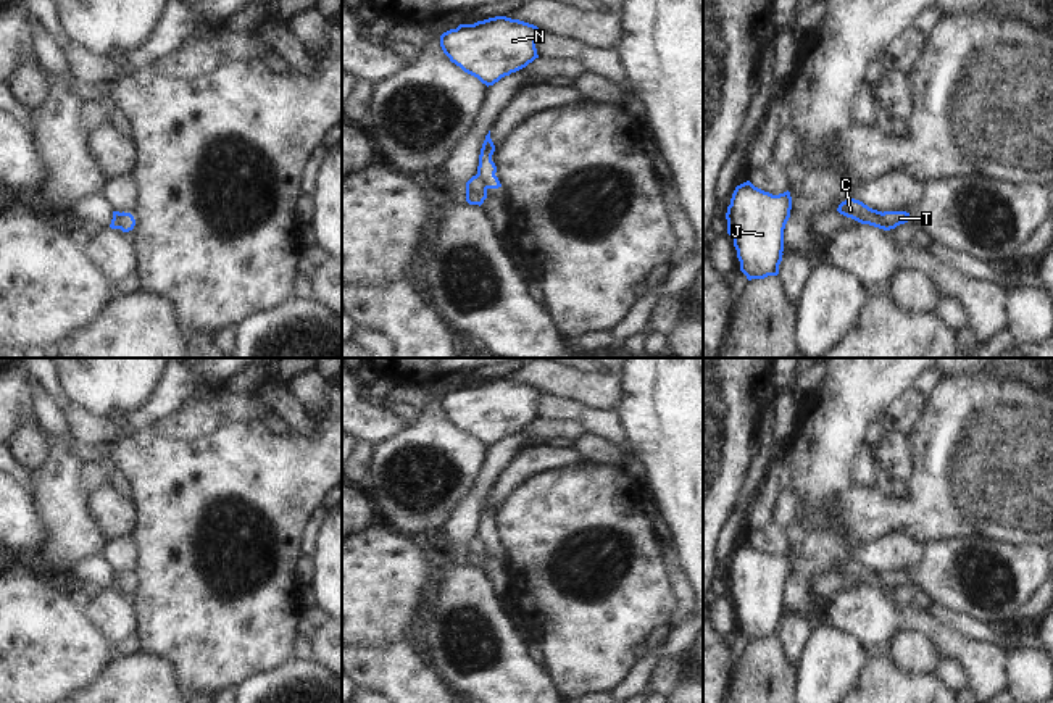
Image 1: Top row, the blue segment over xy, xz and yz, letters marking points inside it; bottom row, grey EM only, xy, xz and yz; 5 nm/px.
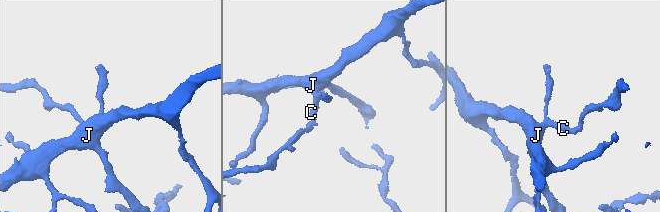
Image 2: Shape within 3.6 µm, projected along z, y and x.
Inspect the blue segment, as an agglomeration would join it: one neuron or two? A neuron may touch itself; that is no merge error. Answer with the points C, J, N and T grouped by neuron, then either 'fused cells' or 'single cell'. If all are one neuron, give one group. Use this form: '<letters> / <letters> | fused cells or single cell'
C J N / T | fused cells

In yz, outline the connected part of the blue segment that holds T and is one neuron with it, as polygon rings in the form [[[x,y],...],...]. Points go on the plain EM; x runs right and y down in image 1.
[[[884,572],[884,592],[895,590],[900,585],[911,582],[909,574],[906,572]]]

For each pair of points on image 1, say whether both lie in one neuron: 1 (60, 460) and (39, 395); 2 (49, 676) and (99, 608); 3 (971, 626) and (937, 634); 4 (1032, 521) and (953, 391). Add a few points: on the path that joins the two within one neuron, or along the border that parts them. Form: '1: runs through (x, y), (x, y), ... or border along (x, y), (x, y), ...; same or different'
1: border along (49, 437), (63, 440), (68, 452), (79, 461); different
2: border along (83, 610), (87, 619), (113, 647); different
3: border along (924, 605), (932, 618), (963, 636), (987, 644); different
4: runs through (1026, 489), (976, 436), (971, 423); same

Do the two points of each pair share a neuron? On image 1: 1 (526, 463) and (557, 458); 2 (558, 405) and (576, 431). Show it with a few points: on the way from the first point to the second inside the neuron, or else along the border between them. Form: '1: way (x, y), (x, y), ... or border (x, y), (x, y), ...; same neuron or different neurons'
1: way (534, 460), (549, 458); same neuron
2: border (539, 416), (576, 421), (587, 432); different neurons

